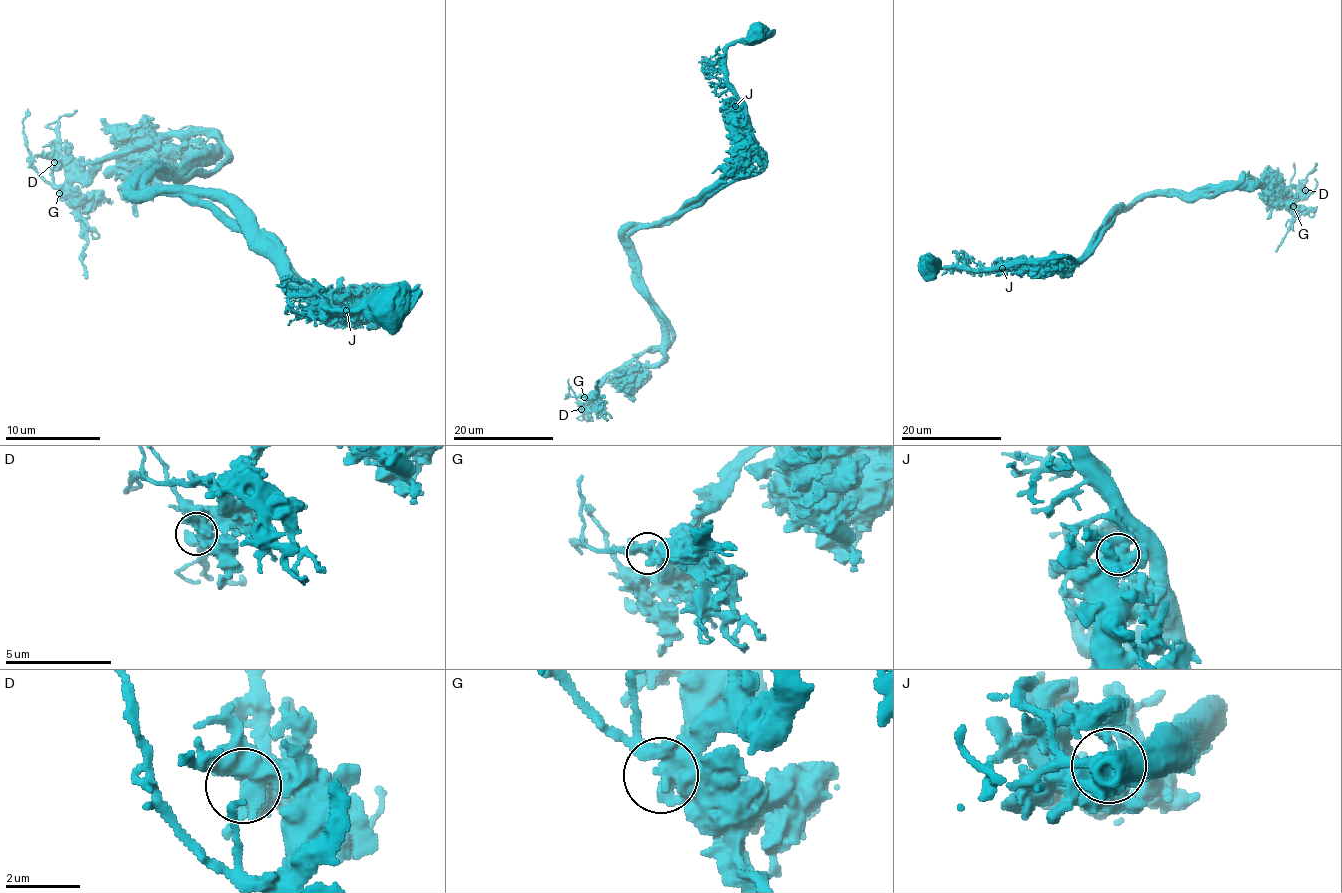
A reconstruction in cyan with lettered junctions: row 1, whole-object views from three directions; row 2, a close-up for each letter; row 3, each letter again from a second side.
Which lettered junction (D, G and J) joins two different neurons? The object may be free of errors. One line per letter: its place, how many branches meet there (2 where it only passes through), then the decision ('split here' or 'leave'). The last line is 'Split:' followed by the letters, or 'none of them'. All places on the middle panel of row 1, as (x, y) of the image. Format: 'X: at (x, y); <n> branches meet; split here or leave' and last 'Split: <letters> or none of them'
D: at (581, 409); 4 branches meet; leave
G: at (584, 397); 2 branches meet; leave
J: at (735, 106); 5 branches meet; split here
Split: J

